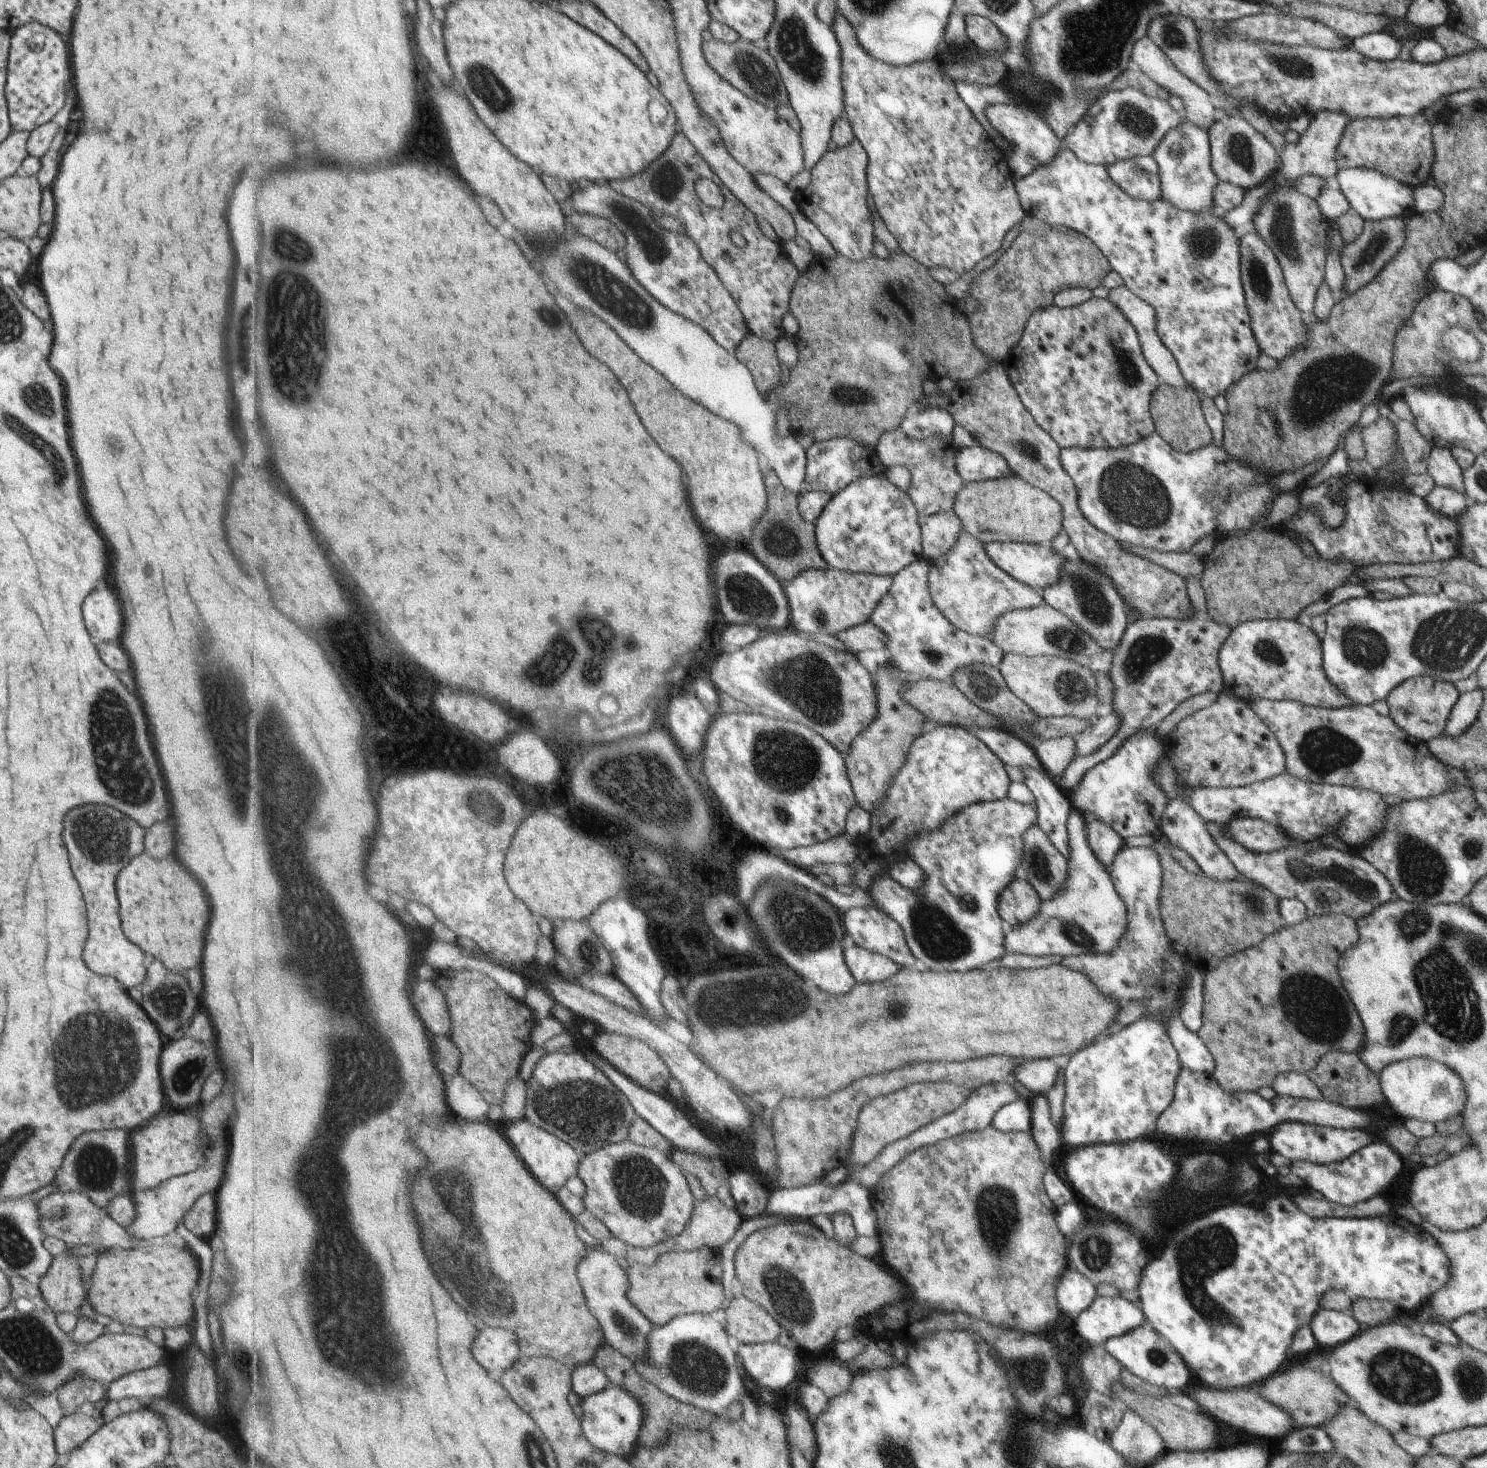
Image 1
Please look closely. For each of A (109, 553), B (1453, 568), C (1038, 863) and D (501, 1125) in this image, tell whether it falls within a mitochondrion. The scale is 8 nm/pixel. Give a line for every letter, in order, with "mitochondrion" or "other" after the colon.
A: other
B: other
C: mitochondrion
D: other

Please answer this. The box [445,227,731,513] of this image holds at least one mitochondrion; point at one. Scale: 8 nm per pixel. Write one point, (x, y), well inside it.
(612, 294)

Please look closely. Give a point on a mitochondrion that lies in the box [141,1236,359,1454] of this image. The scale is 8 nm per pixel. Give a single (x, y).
(250, 1383)

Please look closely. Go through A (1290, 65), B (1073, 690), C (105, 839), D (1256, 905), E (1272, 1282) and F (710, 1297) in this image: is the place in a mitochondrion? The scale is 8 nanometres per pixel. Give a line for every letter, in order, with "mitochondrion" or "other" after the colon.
A: mitochondrion
B: mitochondrion
C: mitochondrion
D: mitochondrion
E: other
F: other

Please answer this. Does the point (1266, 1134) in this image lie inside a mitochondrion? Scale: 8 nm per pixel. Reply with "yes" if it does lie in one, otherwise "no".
no

